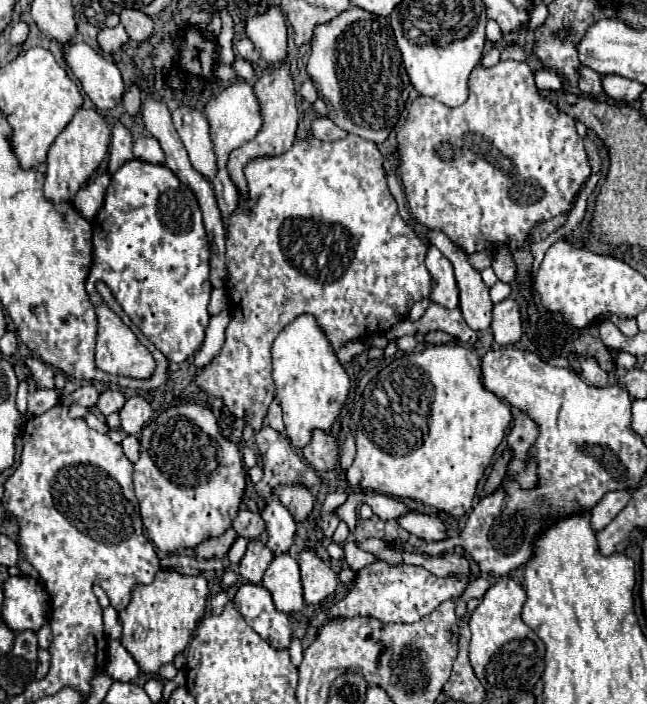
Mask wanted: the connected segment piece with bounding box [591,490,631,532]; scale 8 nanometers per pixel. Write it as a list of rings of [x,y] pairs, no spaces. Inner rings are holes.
[[[611,490],[609,494],[605,494],[605,498],[601,498],[601,502],[597,502],[597,506],[593,506],[591,510],[593,530],[603,530],[627,506],[629,498],[631,494],[627,490]]]

